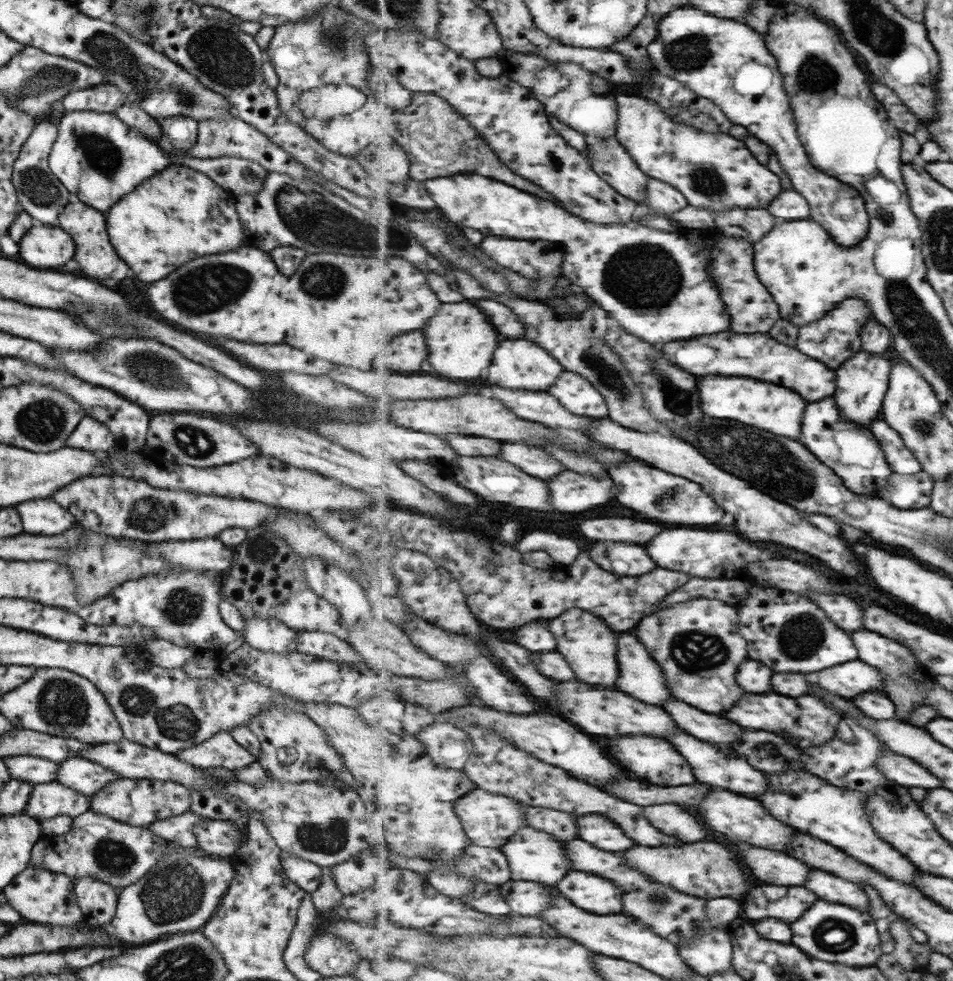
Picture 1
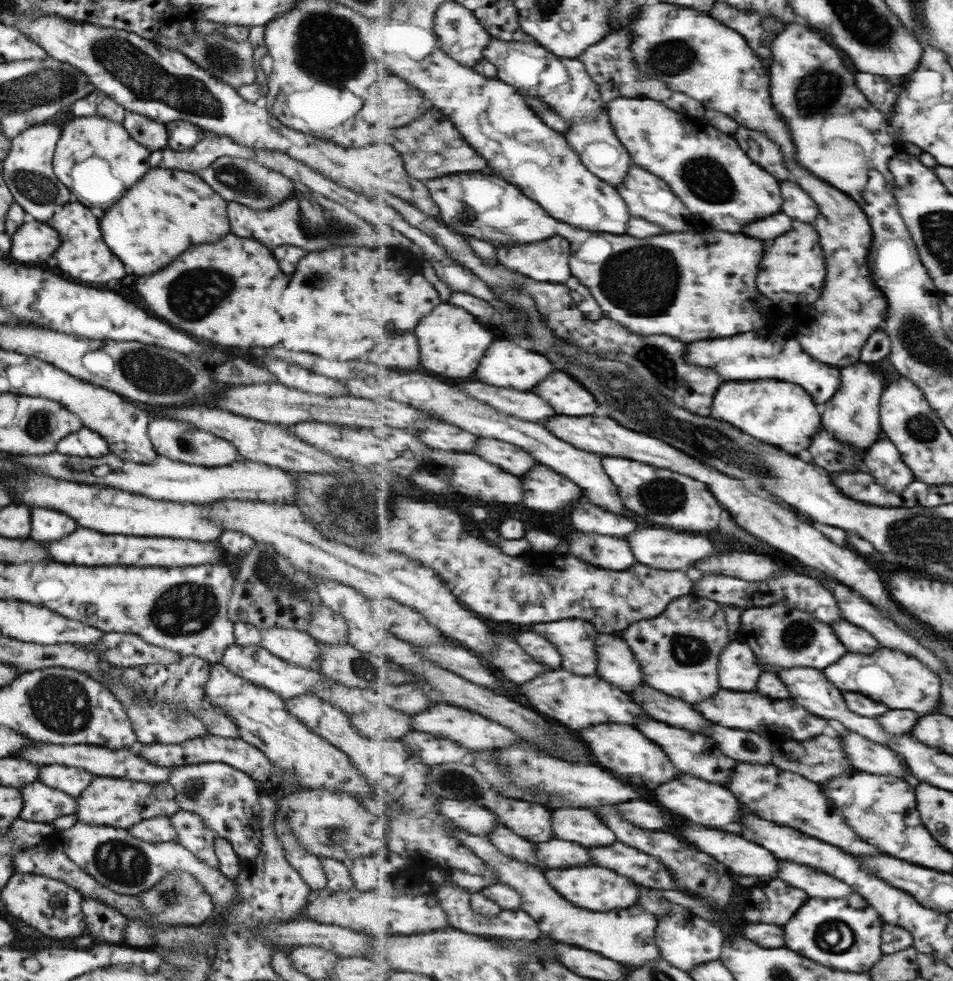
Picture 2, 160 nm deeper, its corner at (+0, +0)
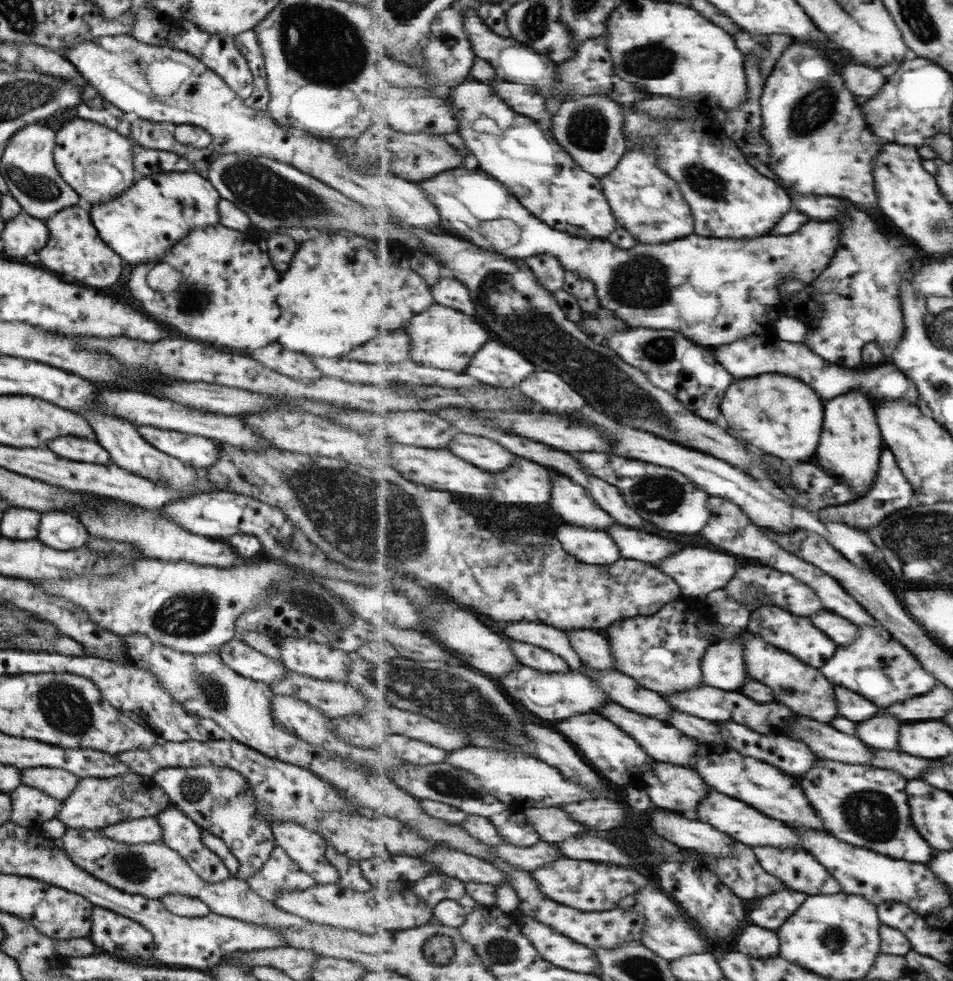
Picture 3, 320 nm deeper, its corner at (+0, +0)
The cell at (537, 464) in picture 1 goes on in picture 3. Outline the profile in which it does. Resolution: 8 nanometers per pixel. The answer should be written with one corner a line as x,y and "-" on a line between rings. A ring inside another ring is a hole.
457,434
453,444
449,444
449,450
455,456
479,468
493,470
493,472
509,468
515,460
515,454
509,452
504,445
483,436
473,436
473,434

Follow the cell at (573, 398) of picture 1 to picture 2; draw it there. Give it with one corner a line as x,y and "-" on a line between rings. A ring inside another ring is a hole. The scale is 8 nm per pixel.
555,372
549,380
543,380
537,388
533,388
533,392
543,396
559,414
589,416
597,410
595,396
579,382
573,382
565,372

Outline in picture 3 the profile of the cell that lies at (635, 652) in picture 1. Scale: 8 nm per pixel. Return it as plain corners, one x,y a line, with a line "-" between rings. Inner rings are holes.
566,629
570,643
580,659
592,671
619,671
609,639
593,629

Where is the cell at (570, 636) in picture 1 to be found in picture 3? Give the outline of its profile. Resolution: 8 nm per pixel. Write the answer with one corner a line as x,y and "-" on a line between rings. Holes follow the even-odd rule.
523,619
522,621
505,622
502,633
510,640
513,638
519,642
528,642
562,656
573,671
579,671
586,666
579,654
572,648
565,629
553,628
540,621

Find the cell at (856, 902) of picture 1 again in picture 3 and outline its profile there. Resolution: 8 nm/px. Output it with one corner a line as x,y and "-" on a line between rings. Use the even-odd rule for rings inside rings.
773,846
754,847
757,860
761,860
761,866
769,872
781,878
789,888
807,892
807,894
839,894
842,884
839,884
829,870
819,864
811,854
805,854
805,850
781,850

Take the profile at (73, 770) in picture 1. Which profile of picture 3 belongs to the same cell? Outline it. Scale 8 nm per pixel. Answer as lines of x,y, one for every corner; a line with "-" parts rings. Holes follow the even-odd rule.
59,768
21,770
21,784
32,786
55,800
63,800
77,784
77,776

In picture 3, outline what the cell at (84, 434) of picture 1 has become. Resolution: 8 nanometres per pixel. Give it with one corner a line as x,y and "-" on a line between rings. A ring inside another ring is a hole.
61,436
57,440
51,440
45,446
51,452
55,452
57,457
73,462
87,464
109,464
111,462
108,453
97,442
75,436

